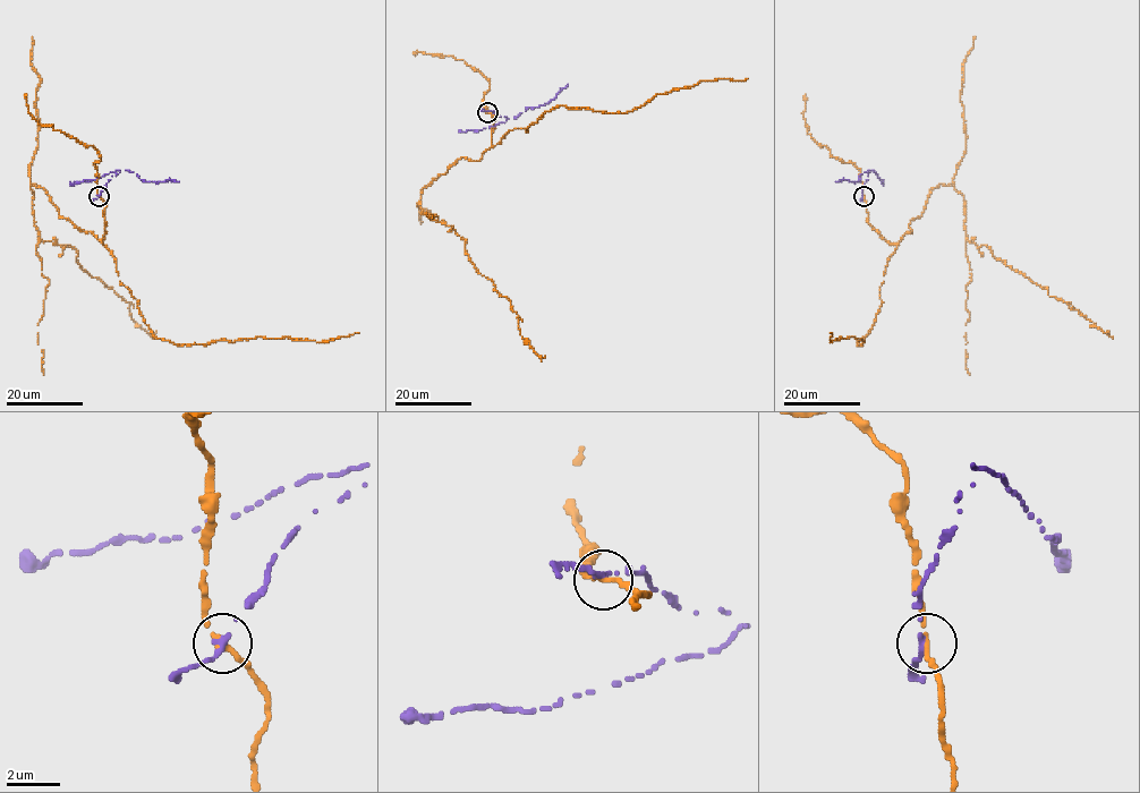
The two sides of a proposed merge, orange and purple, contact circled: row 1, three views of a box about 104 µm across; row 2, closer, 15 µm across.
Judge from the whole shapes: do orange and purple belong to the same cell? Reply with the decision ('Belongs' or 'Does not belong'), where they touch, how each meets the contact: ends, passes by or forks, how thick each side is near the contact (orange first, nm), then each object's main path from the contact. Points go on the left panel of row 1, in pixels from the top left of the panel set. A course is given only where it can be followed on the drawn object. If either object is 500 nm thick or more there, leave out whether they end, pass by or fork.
Does not belong. Place: (99, 196). At the ring orange passes by. At the ring purple ends. Thickness 180 nm (orange) against 280 nm. Course of orange: (99, 195), (102, 244), (31, 186), (39, 238), (76, 249), (81, 267), (129, 304), (135, 324), (155, 331). Course of purple: (99, 195), (120, 170), (136, 173), (147, 182), (178, 181)

